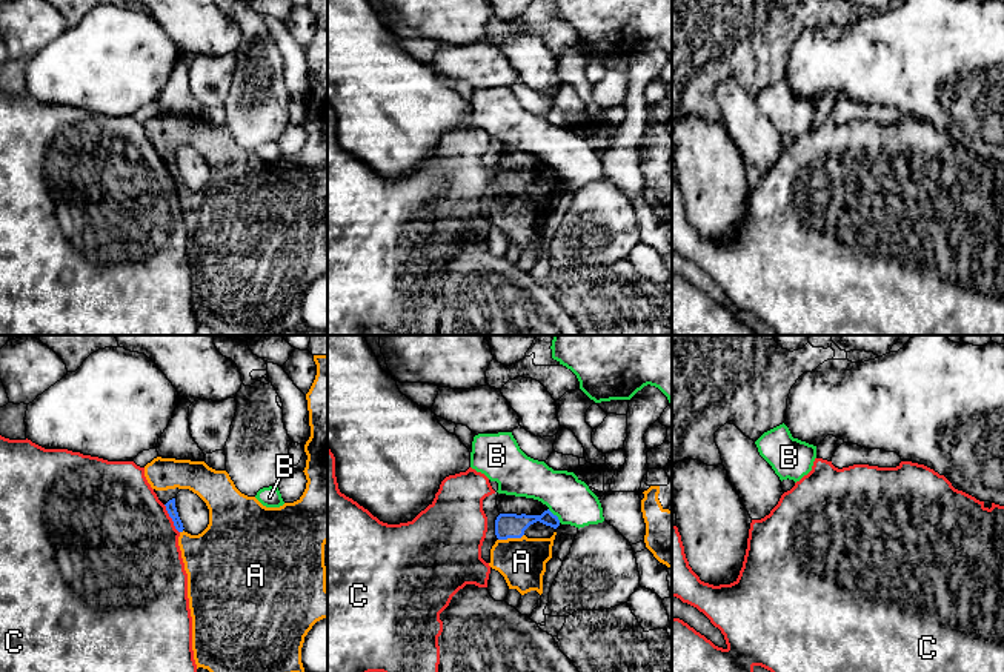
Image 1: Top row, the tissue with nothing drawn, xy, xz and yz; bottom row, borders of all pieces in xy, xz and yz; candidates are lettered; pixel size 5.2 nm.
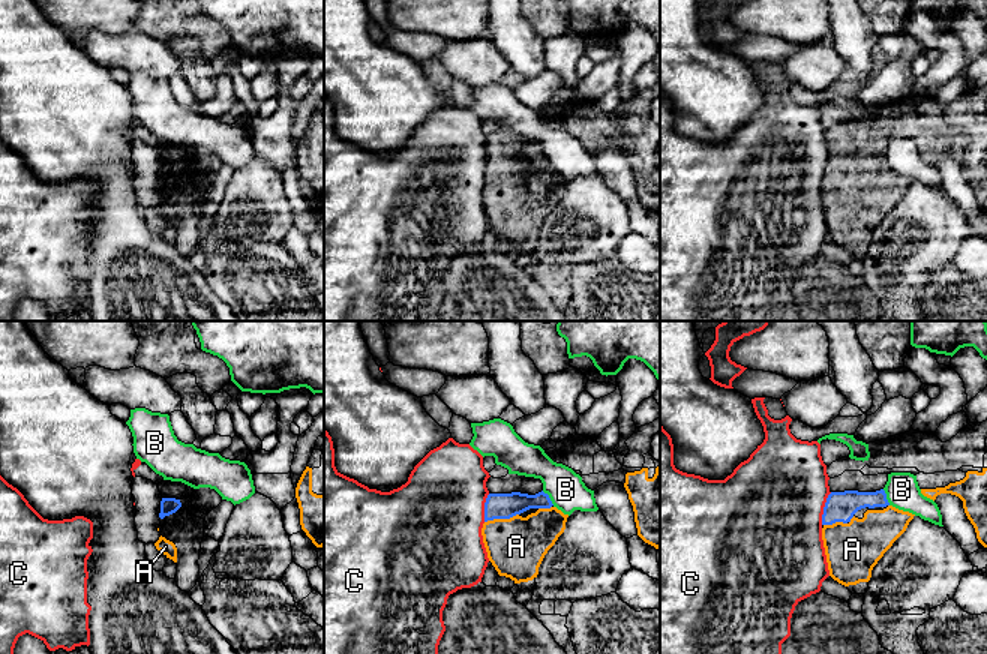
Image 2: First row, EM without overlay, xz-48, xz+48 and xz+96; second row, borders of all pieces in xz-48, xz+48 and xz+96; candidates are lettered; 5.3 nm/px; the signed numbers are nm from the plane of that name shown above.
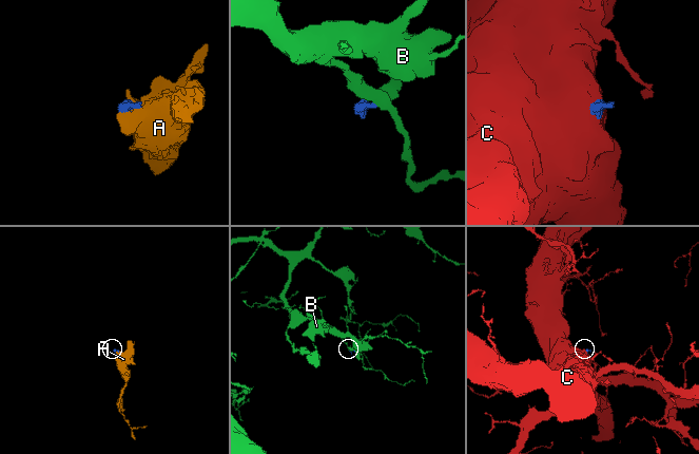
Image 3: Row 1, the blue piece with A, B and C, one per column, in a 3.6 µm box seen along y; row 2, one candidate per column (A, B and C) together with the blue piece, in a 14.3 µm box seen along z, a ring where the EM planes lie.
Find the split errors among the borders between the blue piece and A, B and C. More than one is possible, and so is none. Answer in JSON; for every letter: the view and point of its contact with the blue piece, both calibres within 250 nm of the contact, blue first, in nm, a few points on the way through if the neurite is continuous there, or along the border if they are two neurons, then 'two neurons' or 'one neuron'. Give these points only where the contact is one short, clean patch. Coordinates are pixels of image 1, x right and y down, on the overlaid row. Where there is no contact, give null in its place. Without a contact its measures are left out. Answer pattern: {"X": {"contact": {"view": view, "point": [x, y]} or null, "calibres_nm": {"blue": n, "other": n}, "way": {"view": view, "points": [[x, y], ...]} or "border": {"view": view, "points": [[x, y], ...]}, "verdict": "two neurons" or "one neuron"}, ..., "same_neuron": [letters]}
{"A": {"contact": {"view": "xz", "point": [511, 537]}, "calibres_nm": {"blue": 130, "other": 240}, "verdict": "one neuron"}, "B": {"contact": {"view": "xz", "point": [555, 515]}, "calibres_nm": {"blue": 130, "other": 220}, "border": {"view": "xz", "points": [[548, 509], [560, 522]]}, "verdict": "two neurons"}, "C": {"contact": {"view": "xy", "point": [171, 517]}, "calibres_nm": {"blue": 50, "other": 480}, "verdict": "two neurons"}, "same_neuron": ["A"]}

